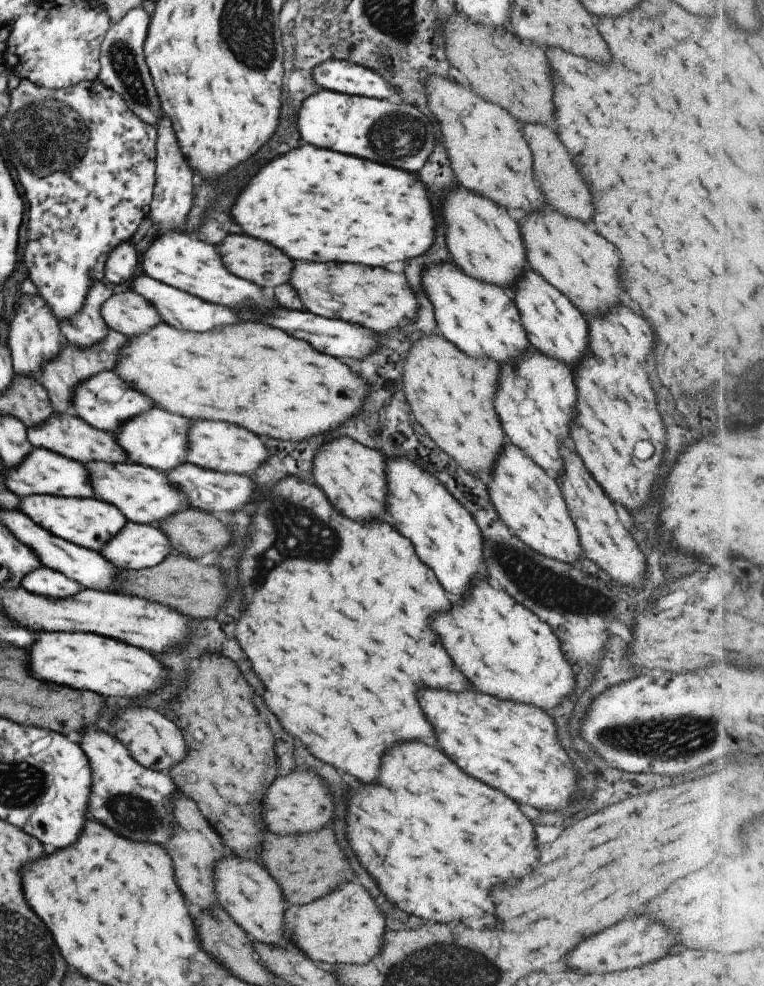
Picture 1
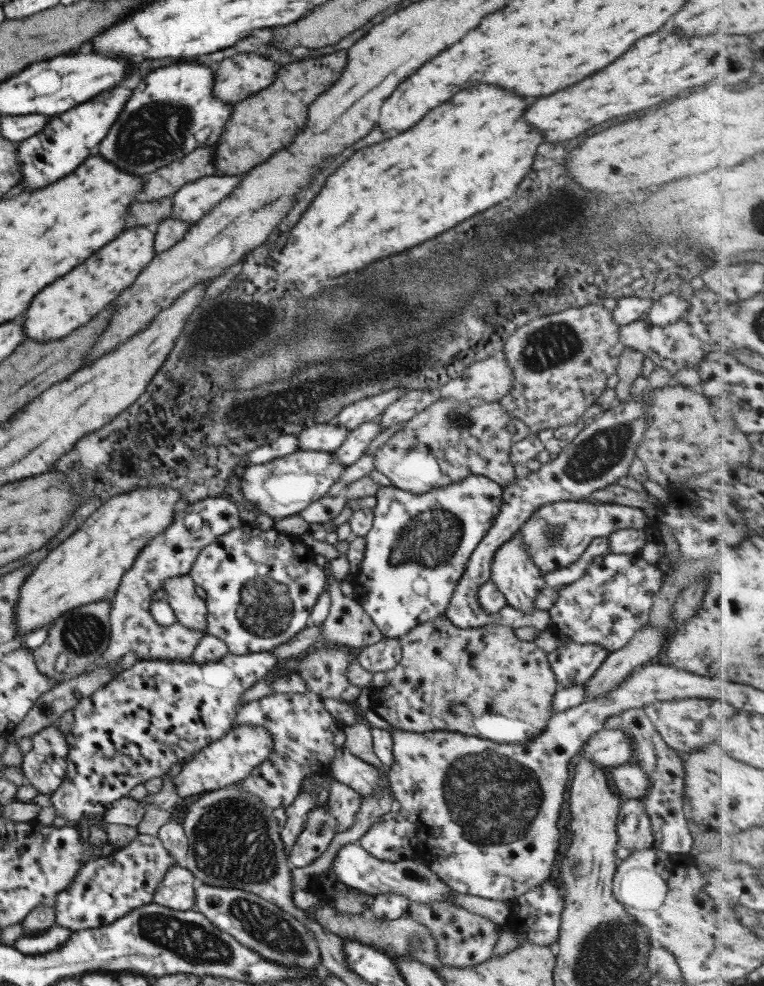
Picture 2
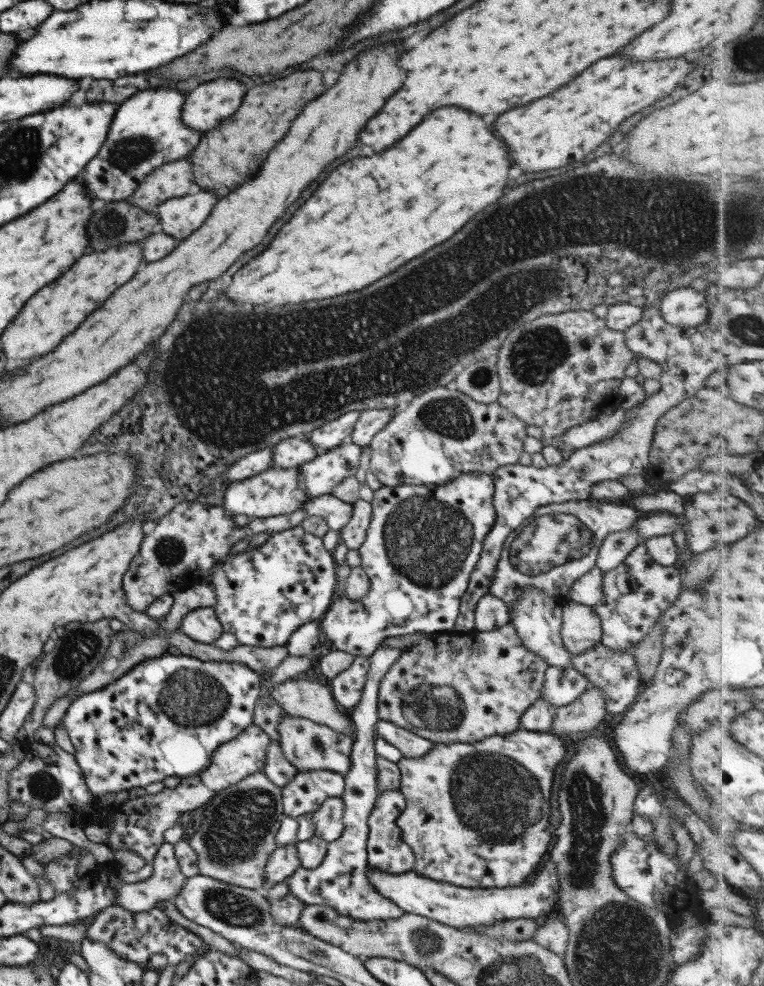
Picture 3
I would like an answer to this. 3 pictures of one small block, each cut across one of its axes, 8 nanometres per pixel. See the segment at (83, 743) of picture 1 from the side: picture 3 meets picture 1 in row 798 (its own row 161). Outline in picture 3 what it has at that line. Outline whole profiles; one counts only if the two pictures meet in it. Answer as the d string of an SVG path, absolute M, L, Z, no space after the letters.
M155 86L135 92L125 102L117 104L101 148L84 166L85 174L79 175L92 202L93 198L103 203L127 200L153 169L183 159L192 152L201 133L181 124L185 96L179 90Z

